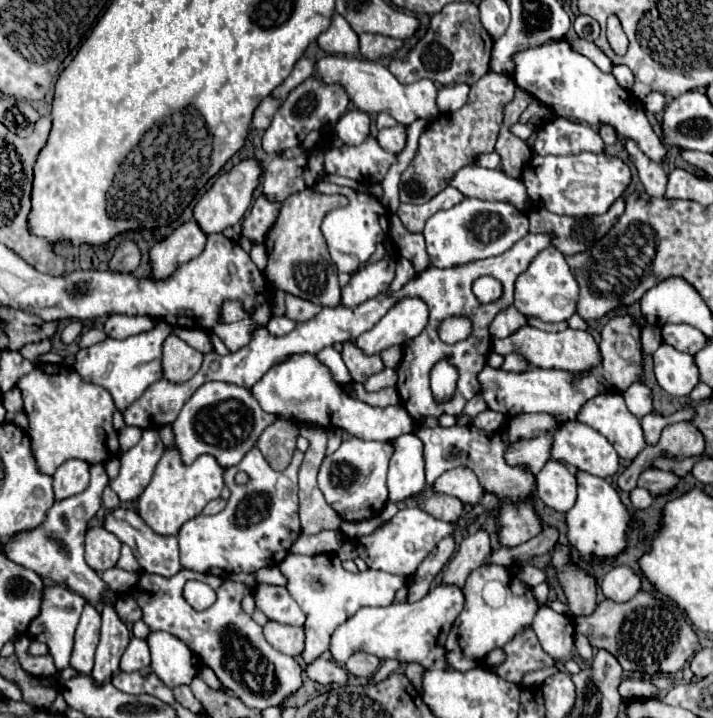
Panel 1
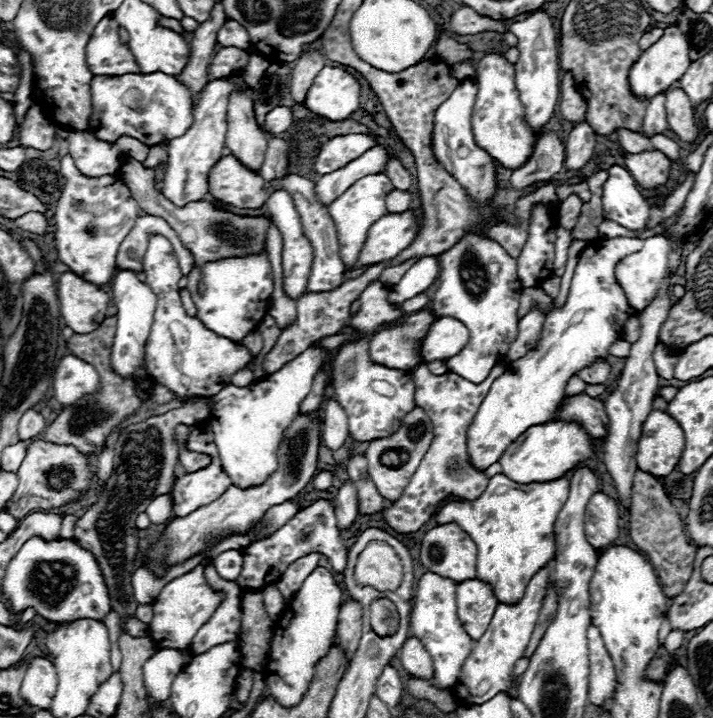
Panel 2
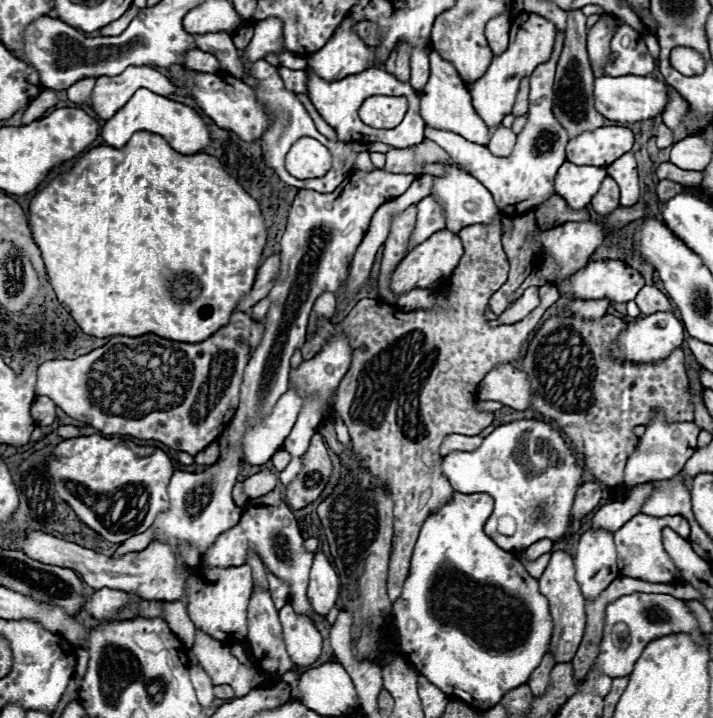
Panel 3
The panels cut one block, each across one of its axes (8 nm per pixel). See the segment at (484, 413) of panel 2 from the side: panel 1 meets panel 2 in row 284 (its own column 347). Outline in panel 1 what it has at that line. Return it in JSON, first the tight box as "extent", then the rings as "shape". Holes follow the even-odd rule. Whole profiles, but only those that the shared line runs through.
{"extent":[278,554,408,670],"shape":[[[288,554],[278,564],[278,568],[286,578],[286,588],[290,596],[298,602],[298,606],[306,614],[306,624],[304,624],[306,646],[300,654],[302,670],[306,670],[306,666],[310,666],[318,656],[328,652],[330,636],[342,622],[352,618],[364,606],[392,604],[396,590],[400,590],[408,582],[408,578],[400,578],[382,570],[366,570],[352,574],[342,568],[342,562],[336,554],[314,554],[314,556]]]}

